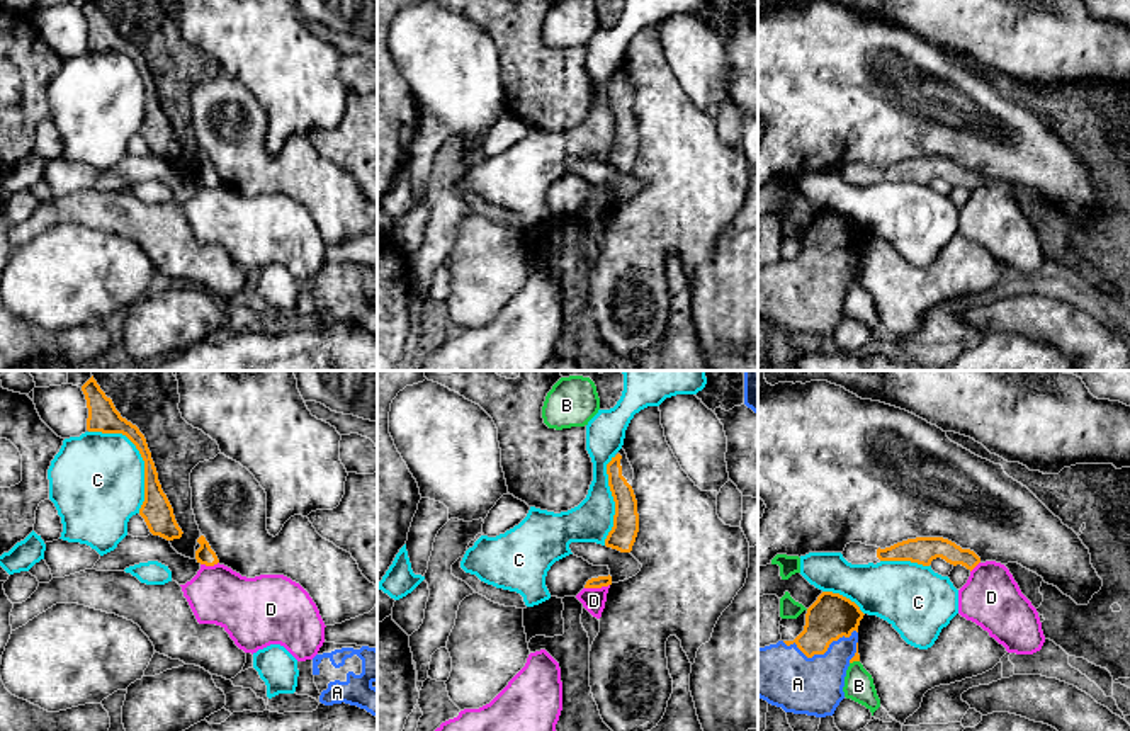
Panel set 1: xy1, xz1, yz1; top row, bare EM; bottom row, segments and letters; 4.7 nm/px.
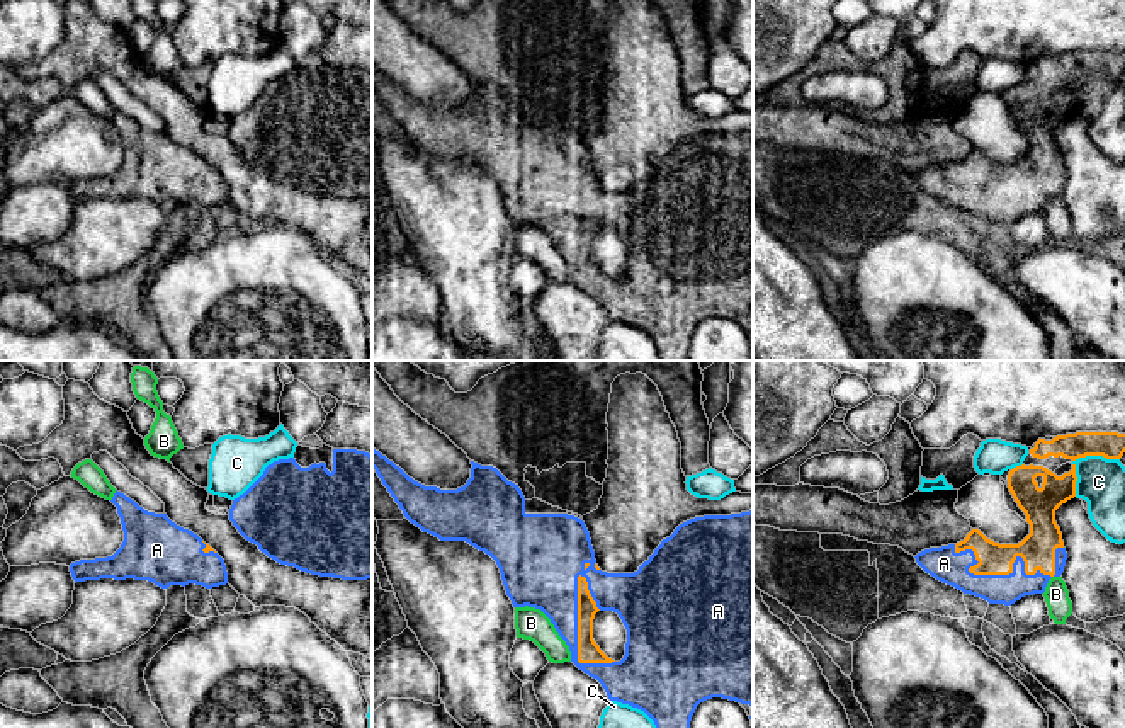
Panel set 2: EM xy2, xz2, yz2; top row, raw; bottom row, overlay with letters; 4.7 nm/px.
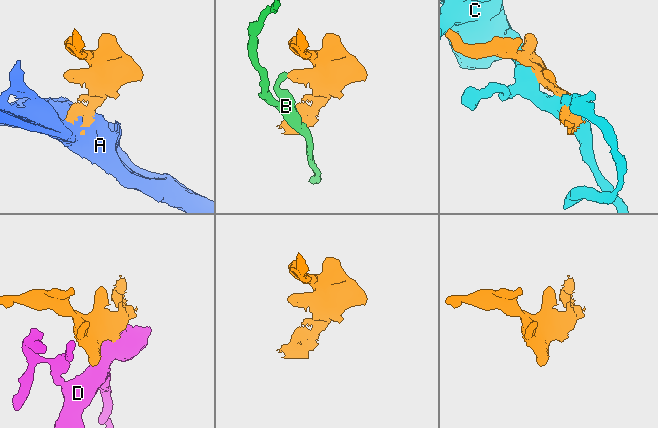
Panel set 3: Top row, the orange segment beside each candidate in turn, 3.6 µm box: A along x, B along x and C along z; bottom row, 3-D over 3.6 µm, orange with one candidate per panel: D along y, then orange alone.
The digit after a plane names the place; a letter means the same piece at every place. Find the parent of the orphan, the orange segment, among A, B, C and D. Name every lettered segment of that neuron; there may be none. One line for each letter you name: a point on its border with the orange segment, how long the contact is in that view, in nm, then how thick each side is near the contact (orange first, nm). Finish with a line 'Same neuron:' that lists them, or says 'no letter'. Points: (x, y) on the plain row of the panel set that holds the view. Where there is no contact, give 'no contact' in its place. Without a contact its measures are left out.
A: yz2 (1011, 186) | 500 nm | 160/140 nm
Same neuron: A

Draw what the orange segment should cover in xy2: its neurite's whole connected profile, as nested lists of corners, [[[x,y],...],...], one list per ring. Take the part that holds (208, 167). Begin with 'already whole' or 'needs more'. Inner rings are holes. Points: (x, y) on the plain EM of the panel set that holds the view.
needs more | [[[117,109],[110,121],[117,126],[124,160],[112,175],[71,182],[75,202],[100,197],[148,199],[161,208],[228,202],[224,179],[197,153],[177,145],[167,133],[144,129]]]

